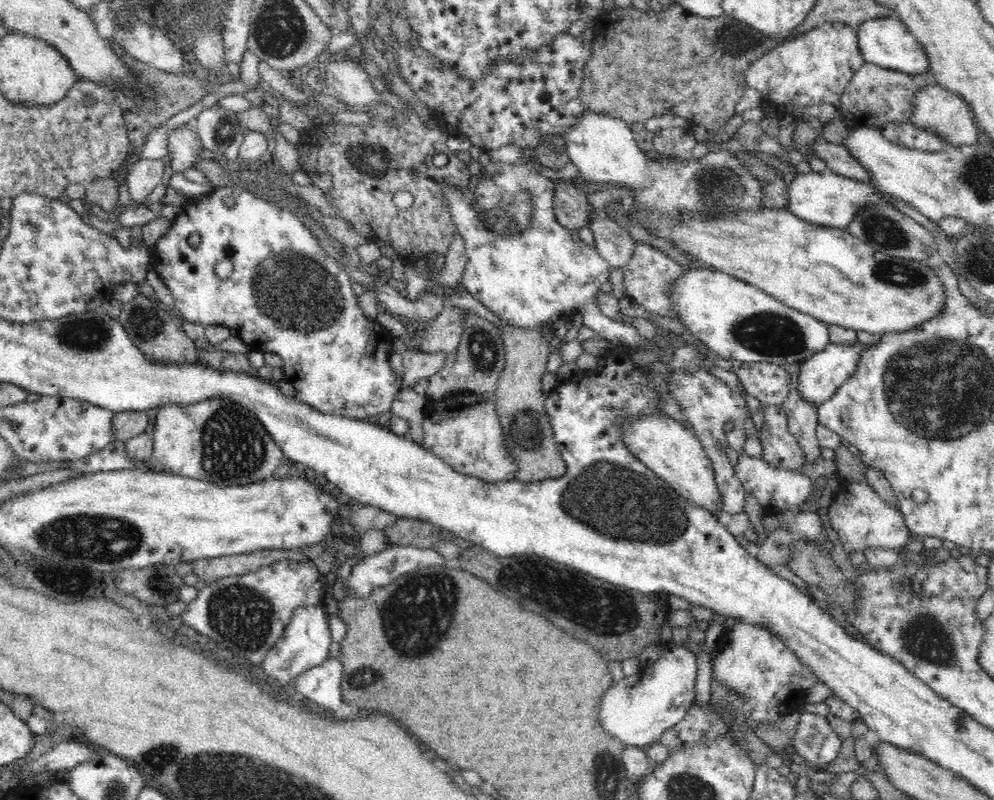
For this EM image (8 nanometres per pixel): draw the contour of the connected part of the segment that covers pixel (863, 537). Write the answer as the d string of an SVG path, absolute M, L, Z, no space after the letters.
M839 478L839 491L834 502L829 506L830 524L838 533L842 548L850 552L864 552L868 548L906 548L909 528L901 511L893 504L884 502L881 496L867 483L850 482Z

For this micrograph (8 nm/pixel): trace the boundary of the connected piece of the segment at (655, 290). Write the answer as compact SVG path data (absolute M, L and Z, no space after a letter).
M637 244L634 254L623 269L623 284L626 293L649 313L675 317L671 308L671 286L682 276L687 267L678 264L673 258L646 244Z

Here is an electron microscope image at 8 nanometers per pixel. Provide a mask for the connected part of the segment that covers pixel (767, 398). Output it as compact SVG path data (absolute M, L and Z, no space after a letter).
M731 361L731 371L740 379L742 390L754 396L763 407L781 406L790 390L790 369L769 362L740 362Z

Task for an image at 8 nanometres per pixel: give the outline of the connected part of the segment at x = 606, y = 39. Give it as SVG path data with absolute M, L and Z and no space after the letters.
M637 2L630 8L616 6L610 12L604 10L593 20L591 57L583 68L579 96L585 111L612 116L626 125L670 114L685 118L691 125L700 125L708 133L716 134L736 114L735 106L747 89L744 74L750 63L785 41L766 37L744 21L726 14L716 18L692 14L676 2L665 7L664 12L646 12L644 5Z

